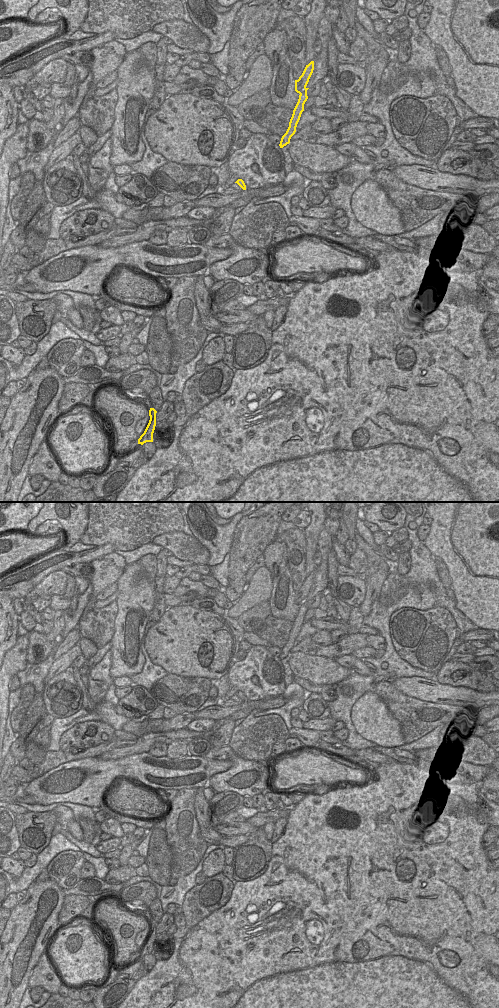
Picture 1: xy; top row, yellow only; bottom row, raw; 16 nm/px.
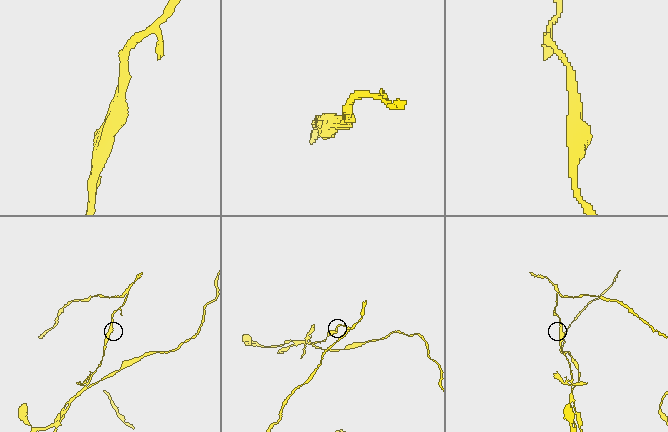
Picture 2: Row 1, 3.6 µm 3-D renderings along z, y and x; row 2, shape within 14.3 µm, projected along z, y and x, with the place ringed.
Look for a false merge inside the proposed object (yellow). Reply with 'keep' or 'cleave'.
cleave

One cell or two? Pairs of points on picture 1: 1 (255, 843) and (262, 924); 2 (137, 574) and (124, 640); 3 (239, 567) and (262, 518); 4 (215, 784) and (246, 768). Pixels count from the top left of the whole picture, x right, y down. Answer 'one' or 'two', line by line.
1: two
2: one
3: one
4: one

